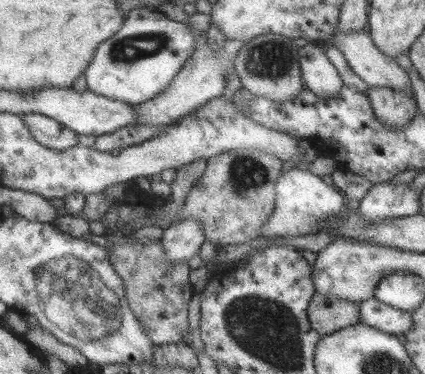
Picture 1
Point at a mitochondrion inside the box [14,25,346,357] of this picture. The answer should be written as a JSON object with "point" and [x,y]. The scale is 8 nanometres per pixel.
{"point":[77,294]}

